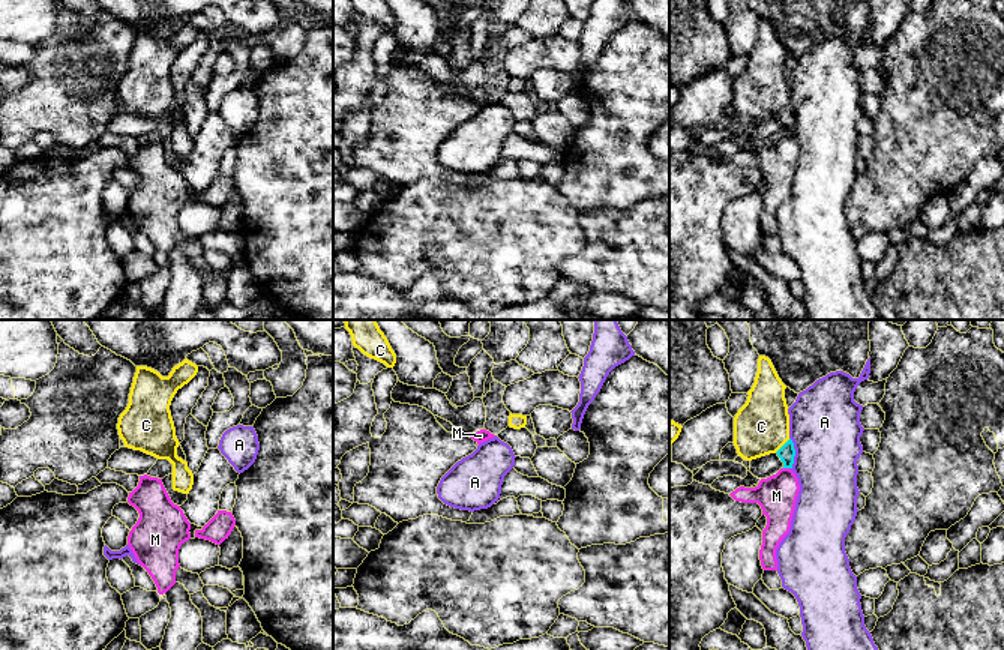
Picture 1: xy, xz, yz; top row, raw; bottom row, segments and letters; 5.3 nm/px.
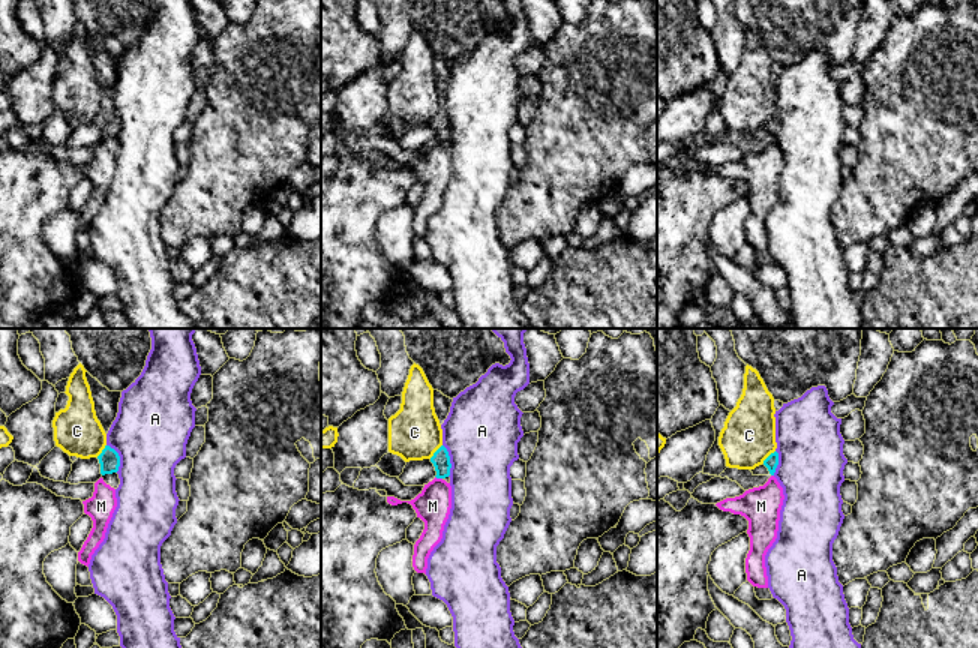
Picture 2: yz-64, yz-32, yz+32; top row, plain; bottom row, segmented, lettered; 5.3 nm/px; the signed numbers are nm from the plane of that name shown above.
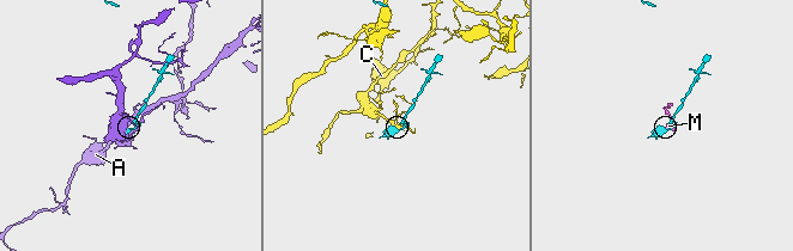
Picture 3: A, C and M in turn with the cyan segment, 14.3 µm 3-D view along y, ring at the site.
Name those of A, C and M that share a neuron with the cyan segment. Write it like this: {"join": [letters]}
{"join": []}

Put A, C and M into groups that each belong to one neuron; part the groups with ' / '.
A / C / M

